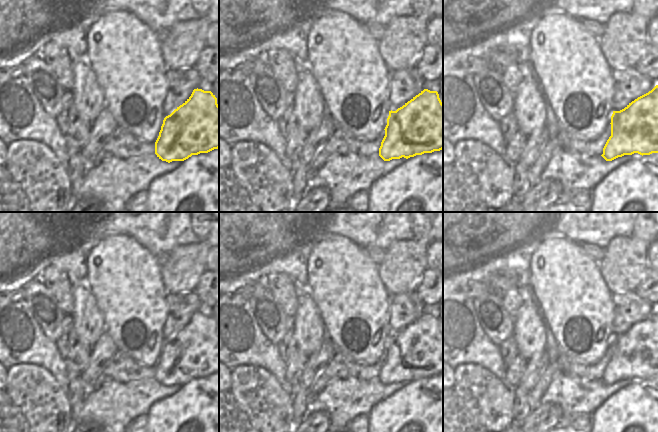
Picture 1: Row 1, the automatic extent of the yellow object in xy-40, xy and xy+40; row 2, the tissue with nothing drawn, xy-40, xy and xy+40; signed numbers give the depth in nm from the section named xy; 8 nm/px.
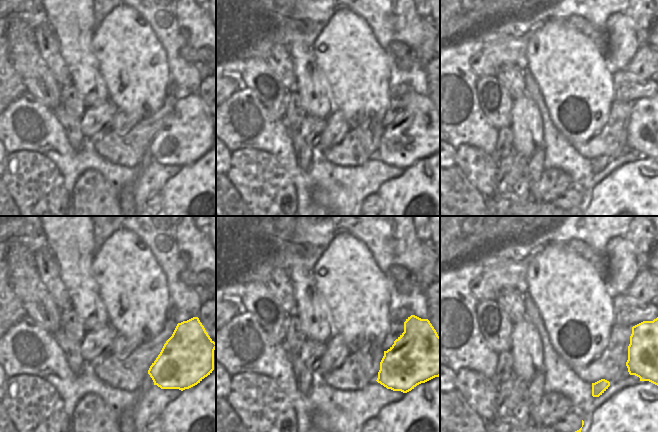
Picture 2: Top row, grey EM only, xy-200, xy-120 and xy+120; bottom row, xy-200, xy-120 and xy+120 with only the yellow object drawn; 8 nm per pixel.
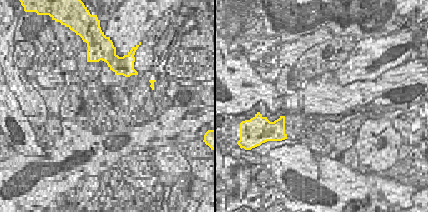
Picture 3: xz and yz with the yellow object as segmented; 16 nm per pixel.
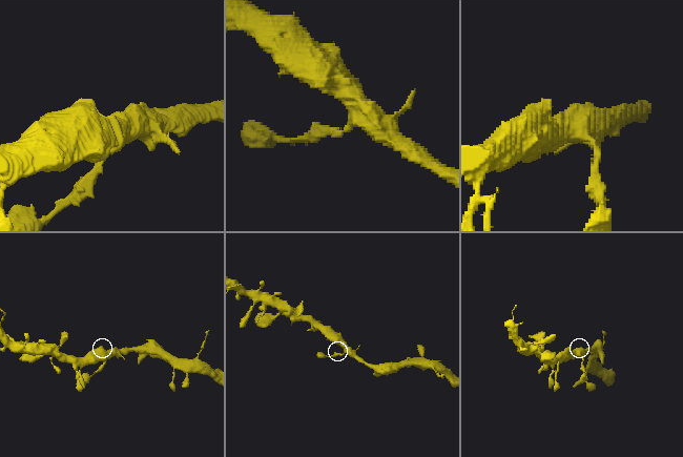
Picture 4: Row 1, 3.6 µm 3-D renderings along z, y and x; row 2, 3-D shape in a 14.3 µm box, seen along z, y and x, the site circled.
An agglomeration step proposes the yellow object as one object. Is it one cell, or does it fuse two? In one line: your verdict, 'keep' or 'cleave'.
keep

